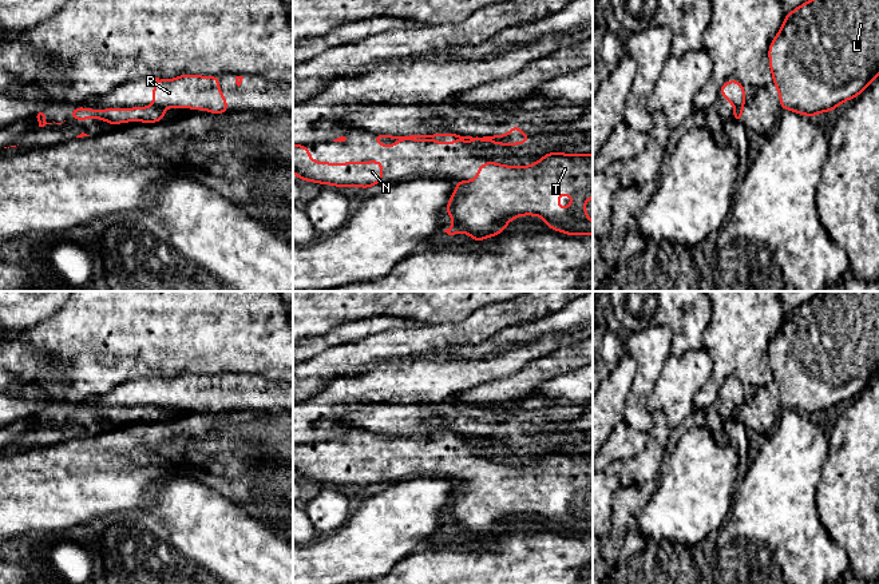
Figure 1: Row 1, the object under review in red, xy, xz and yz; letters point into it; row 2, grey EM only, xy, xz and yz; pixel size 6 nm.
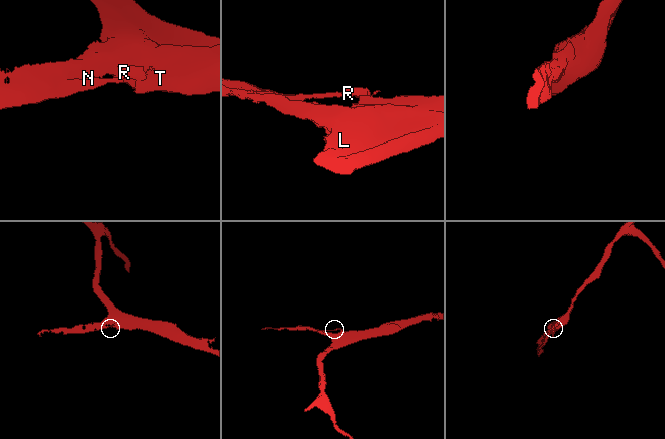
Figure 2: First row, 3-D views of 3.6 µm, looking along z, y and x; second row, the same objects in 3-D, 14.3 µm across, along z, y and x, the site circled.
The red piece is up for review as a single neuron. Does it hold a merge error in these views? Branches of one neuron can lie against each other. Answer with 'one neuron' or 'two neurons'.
two neurons

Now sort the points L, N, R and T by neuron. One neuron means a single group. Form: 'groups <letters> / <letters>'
groups L N T / R

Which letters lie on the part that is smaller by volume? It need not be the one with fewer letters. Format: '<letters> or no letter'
R

